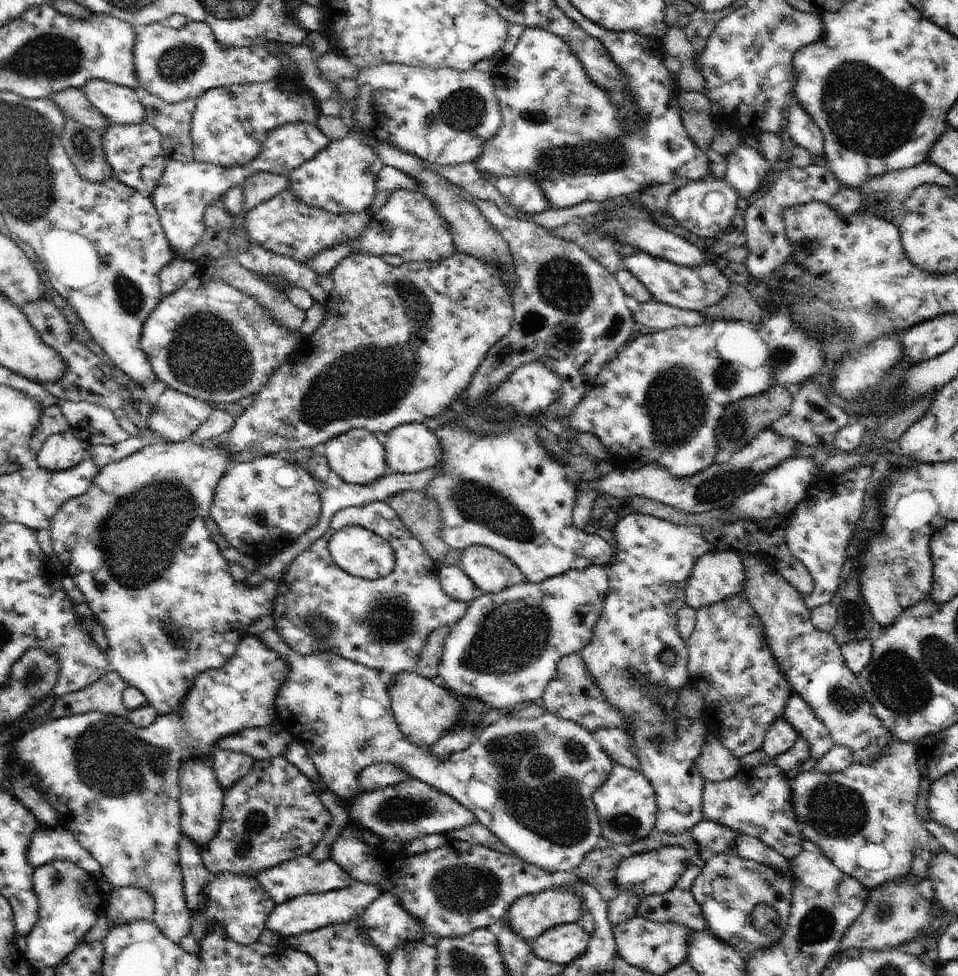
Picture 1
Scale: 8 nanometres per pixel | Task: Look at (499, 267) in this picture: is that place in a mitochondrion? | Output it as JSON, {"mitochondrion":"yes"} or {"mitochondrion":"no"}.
{"mitochondrion":"no"}

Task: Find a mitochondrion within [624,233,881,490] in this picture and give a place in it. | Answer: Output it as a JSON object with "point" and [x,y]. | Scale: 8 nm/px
{"point":[672,398]}

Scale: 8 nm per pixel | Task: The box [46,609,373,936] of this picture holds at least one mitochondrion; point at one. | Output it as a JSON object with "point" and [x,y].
{"point":[108,758]}

